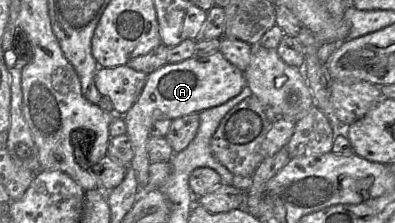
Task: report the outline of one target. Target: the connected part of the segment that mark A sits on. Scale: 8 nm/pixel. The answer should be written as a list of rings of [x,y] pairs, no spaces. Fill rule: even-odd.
[[[220,51],[207,56],[193,56],[178,63],[167,63],[150,73],[138,100],[123,116],[126,135],[132,142],[134,152],[130,167],[135,171],[139,189],[150,189],[148,177],[151,162],[147,152],[147,141],[155,121],[173,120],[219,106],[237,96],[245,86],[244,72],[231,64]]]

